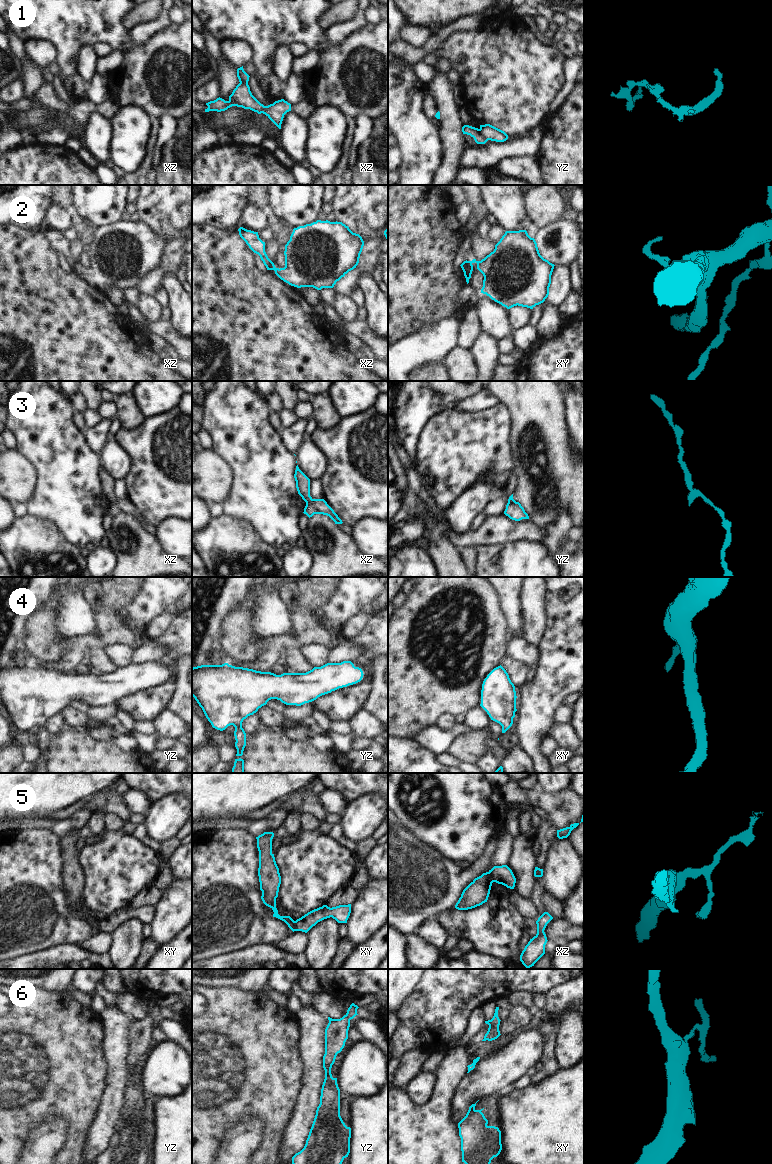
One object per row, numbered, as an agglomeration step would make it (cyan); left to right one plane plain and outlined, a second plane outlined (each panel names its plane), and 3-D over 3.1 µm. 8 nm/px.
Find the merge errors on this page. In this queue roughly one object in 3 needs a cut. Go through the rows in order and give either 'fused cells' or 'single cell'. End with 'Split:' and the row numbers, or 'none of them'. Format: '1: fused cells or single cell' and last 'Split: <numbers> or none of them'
1: fused cells
2: fused cells
3: fused cells
4: single cell
5: fused cells
6: single cell
Split: 1, 2, 3, 5

